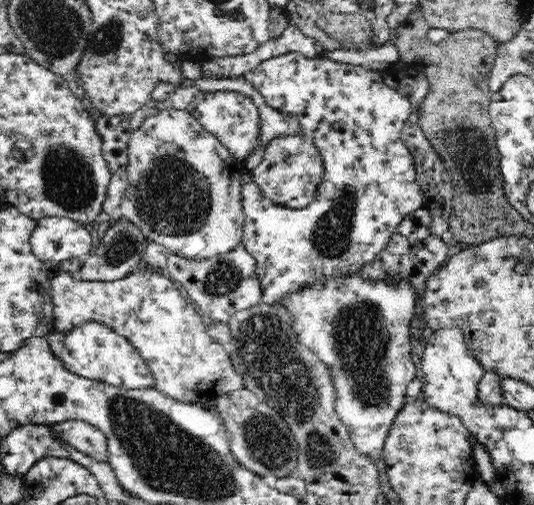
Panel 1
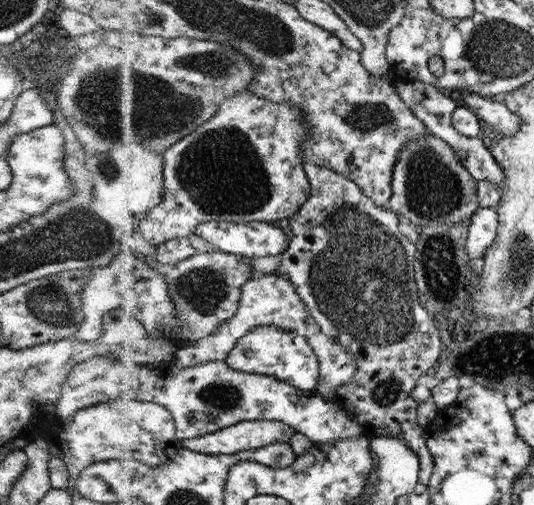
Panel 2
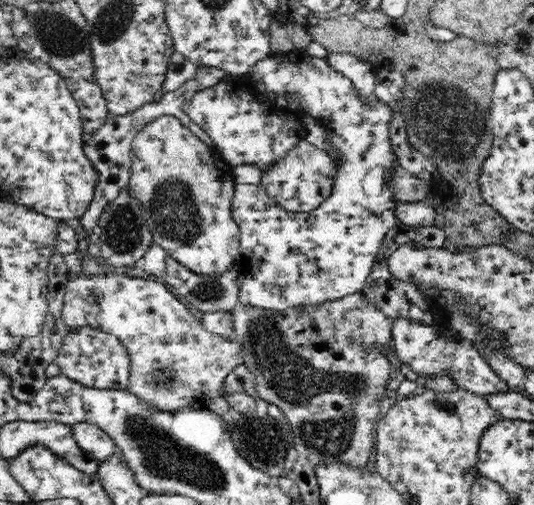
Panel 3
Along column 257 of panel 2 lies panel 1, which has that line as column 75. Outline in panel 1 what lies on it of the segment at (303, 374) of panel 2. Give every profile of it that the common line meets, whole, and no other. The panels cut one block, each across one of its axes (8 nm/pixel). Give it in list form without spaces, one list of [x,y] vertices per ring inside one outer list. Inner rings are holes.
[[[88,320],[67,332],[59,359],[74,374],[98,380],[126,390],[149,389],[155,378],[139,350],[112,328],[96,320]]]

